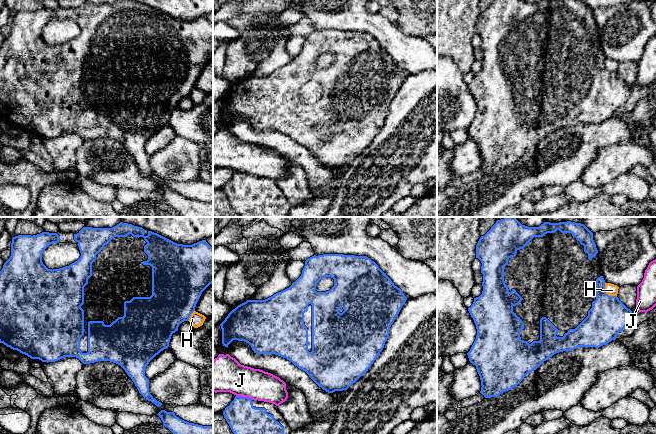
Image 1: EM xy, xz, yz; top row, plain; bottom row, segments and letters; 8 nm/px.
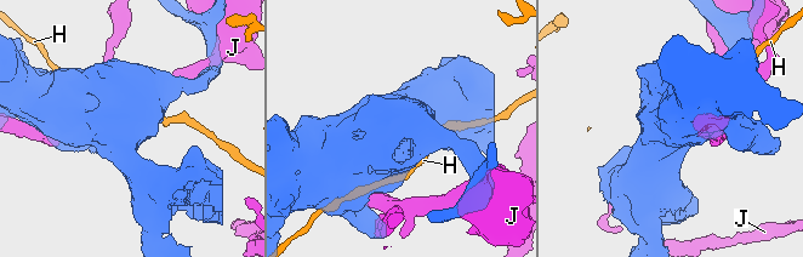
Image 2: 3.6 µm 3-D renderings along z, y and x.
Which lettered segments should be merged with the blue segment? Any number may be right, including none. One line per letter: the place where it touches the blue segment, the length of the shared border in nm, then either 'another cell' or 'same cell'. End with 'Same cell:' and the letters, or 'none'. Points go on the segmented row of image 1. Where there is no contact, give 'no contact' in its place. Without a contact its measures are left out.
H: meets blue in yz at (605, 292); contact 150 nm long; another cell
J: meets blue in xz at (244, 397); contact 140 nm long; another cell
Same cell: none

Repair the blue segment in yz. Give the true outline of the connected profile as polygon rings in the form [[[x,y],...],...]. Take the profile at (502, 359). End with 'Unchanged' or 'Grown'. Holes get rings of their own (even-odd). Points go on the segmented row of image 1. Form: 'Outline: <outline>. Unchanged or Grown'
Outline: [[[505,217],[497,220],[491,229],[484,236],[480,237],[476,245],[476,258],[482,263],[483,291],[479,297],[474,298],[473,304],[468,308],[476,325],[477,335],[467,355],[470,363],[476,366],[482,386],[480,393],[485,398],[497,397],[502,392],[513,389],[527,374],[536,370],[544,361],[556,353],[572,351],[578,347],[599,348],[608,344],[616,339],[617,334],[626,327],[631,318],[632,311],[617,296],[609,296],[605,292],[606,282],[601,275],[600,259],[593,240],[593,233],[584,224],[571,221],[559,223],[544,222],[539,227],[528,227],[522,225],[516,217]]]. Grown

